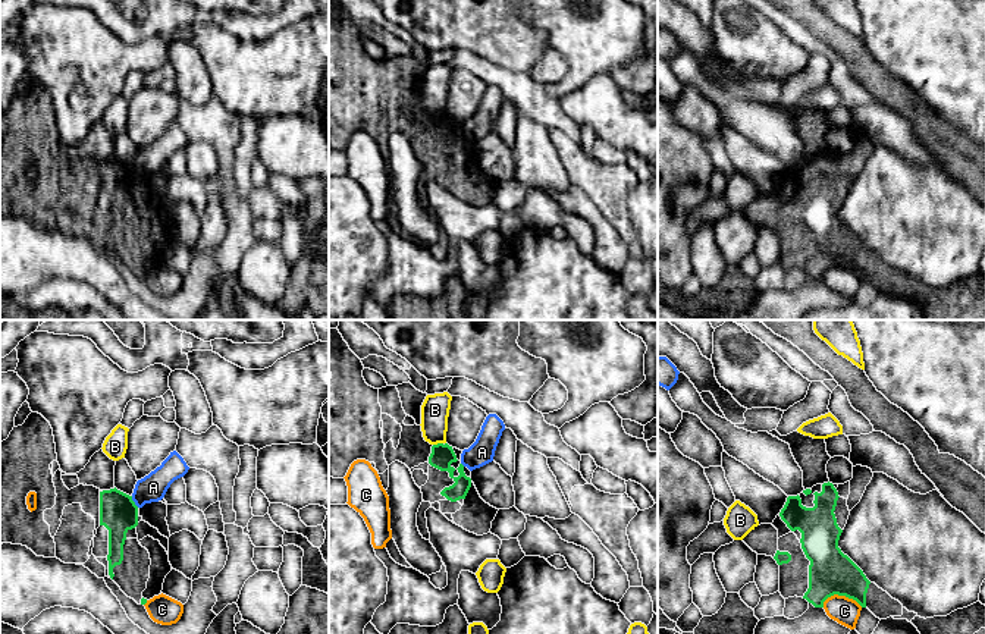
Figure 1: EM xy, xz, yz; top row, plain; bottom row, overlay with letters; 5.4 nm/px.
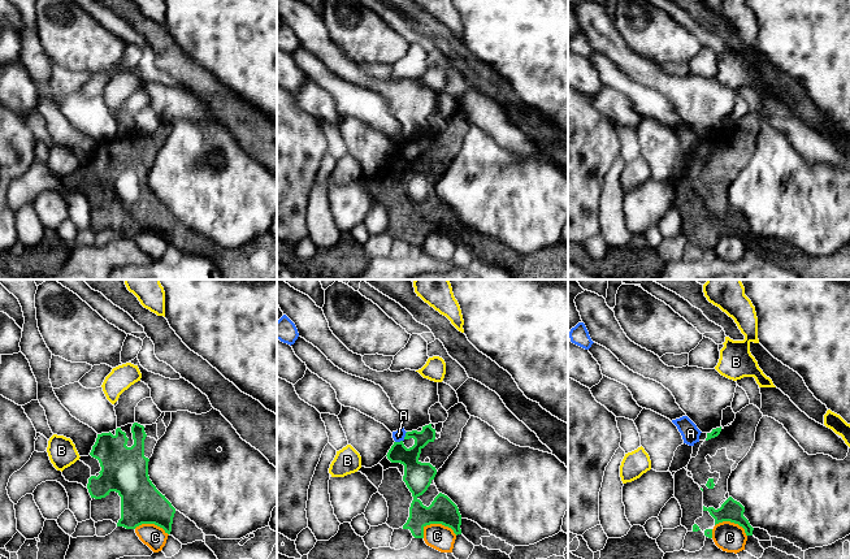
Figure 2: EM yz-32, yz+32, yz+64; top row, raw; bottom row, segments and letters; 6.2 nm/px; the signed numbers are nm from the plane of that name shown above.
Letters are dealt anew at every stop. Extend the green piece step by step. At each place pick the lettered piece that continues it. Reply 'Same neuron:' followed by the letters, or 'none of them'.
Same neuron: none of them

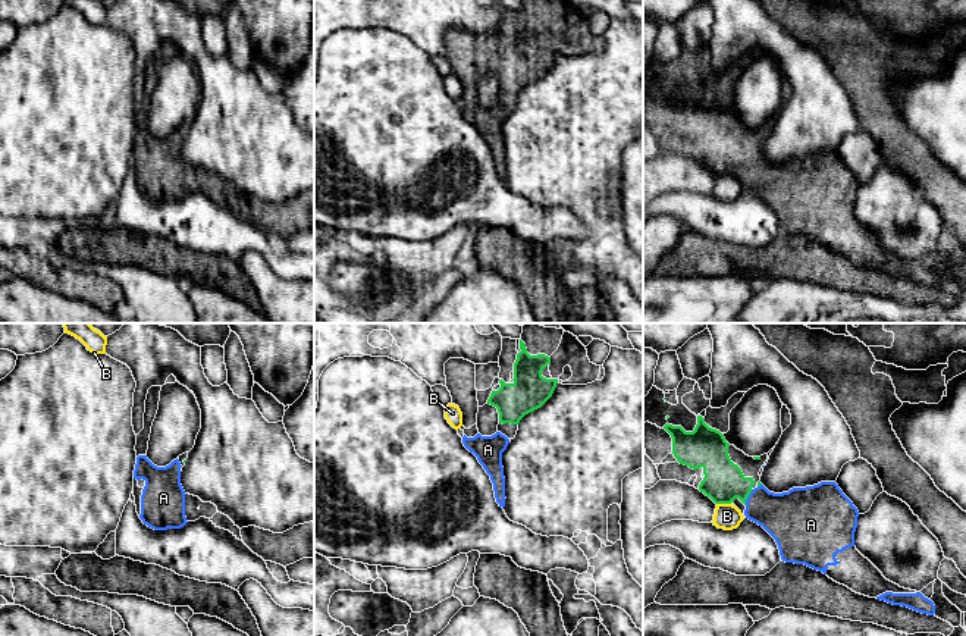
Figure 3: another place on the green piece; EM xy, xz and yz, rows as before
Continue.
Same neuron: A

